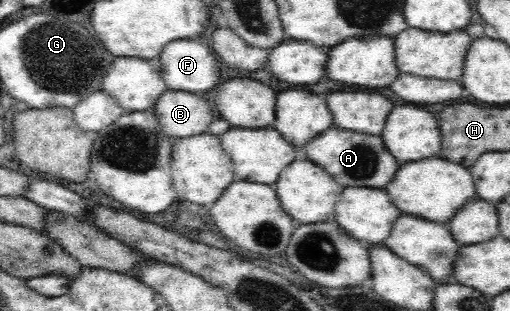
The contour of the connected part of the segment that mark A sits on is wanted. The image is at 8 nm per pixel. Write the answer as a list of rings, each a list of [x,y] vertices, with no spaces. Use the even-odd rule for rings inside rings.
[[[334,125],[315,134],[309,142],[305,142],[303,150],[307,160],[327,171],[342,189],[351,186],[384,189],[399,168],[395,157],[385,148],[381,135],[356,133]]]

